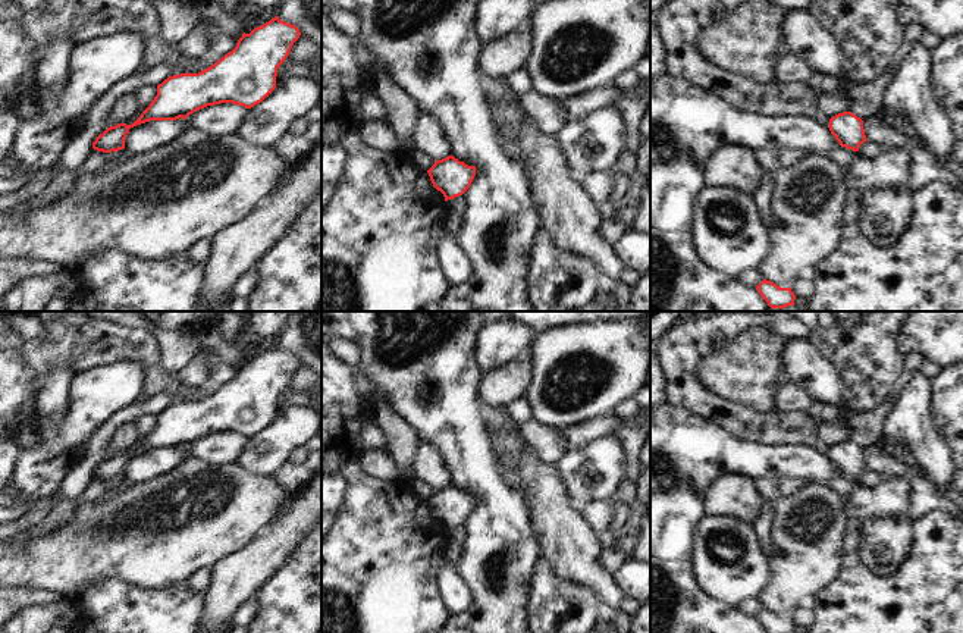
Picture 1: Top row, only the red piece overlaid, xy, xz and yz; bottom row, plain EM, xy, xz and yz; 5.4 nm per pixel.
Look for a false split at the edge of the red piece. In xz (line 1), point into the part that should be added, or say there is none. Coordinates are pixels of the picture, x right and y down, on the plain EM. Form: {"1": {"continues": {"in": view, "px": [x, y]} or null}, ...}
{"1": {"continues": null}}

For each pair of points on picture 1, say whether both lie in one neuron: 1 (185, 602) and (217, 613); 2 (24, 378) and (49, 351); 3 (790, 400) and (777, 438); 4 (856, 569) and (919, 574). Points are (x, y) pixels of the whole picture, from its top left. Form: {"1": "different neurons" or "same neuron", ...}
{"1": "different neurons", "2": "different neurons", "3": "different neurons", "4": "same neuron"}

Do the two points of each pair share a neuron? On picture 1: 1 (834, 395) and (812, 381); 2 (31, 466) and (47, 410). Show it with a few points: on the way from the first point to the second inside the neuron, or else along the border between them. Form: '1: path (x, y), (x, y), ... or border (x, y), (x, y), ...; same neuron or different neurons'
1: path (828, 389), (818, 381); same neuron
2: border (69, 398), (69, 407), (60, 419), (35, 426); different neurons

